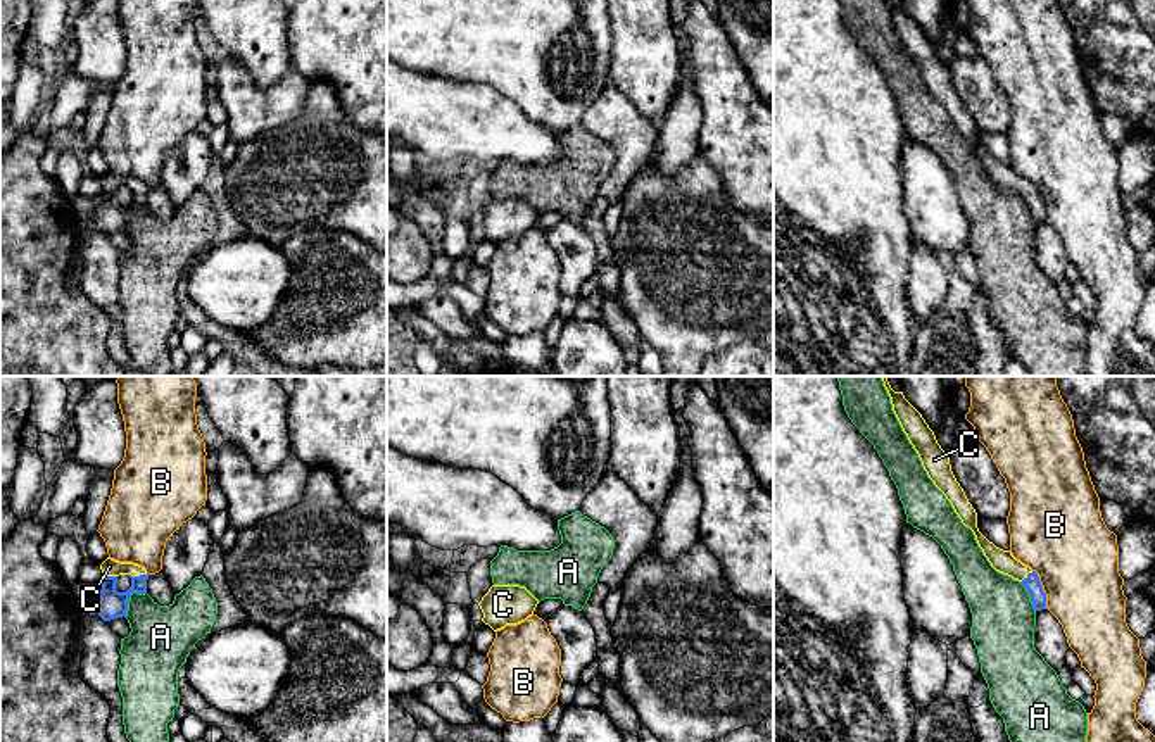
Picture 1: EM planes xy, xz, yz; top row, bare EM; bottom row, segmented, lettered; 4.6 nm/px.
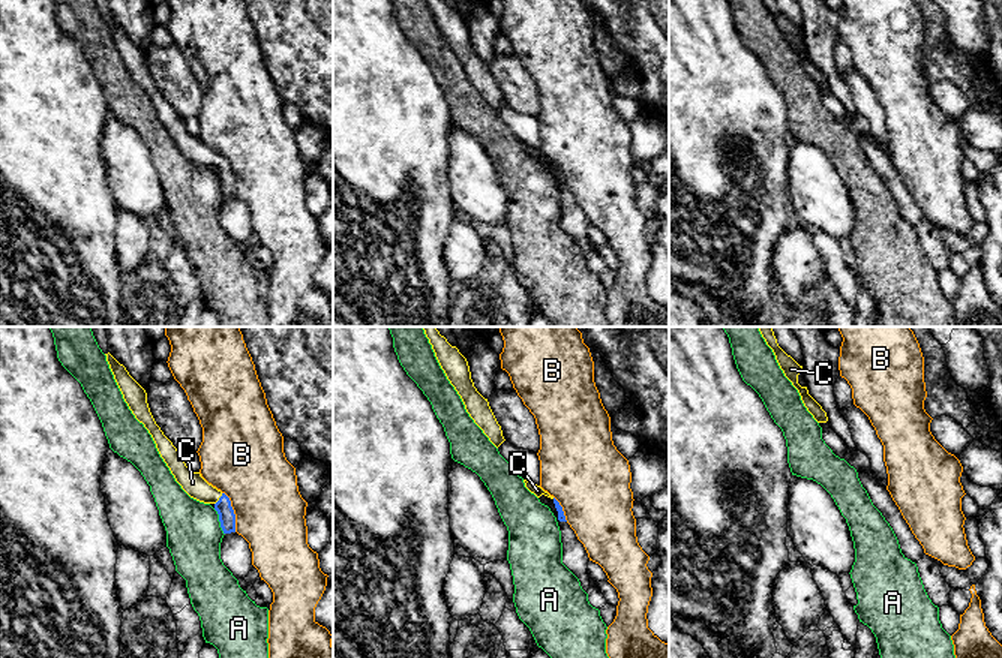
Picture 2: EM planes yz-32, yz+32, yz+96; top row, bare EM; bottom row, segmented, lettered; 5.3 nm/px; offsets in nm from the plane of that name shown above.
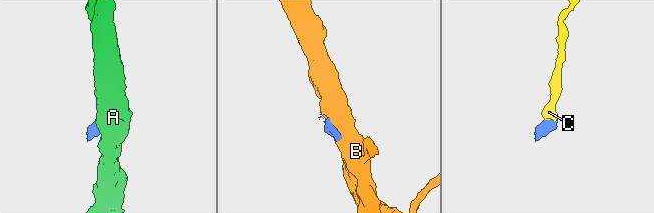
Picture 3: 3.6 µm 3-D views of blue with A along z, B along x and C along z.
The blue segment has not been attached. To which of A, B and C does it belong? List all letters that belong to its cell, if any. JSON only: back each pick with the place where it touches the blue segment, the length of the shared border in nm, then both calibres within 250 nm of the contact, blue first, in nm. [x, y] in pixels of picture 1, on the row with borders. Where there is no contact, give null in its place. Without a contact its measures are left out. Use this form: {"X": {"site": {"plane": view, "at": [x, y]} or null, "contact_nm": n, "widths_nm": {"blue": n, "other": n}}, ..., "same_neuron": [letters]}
{"C": {"site": {"plane": "xy", "at": [137, 577]}, "contact_nm": 100, "widths_nm": {"blue": 130, "other": 80}}, "same_neuron": ["C"]}

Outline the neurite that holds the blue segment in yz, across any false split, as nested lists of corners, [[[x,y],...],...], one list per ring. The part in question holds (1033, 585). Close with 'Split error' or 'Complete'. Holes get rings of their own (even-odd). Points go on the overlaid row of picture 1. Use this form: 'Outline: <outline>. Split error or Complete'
Outline: [[[882,376],[882,381],[891,397],[893,411],[910,443],[917,450],[924,469],[951,502],[962,523],[974,531],[975,540],[991,566],[996,571],[1019,580],[1026,587],[1036,611],[1046,609],[1046,594],[1038,573],[1017,561],[1010,550],[996,547],[979,531],[977,512],[951,471],[948,452],[941,449],[934,431],[929,428],[922,414],[905,399],[903,392],[894,392],[886,376]]]. Split error

